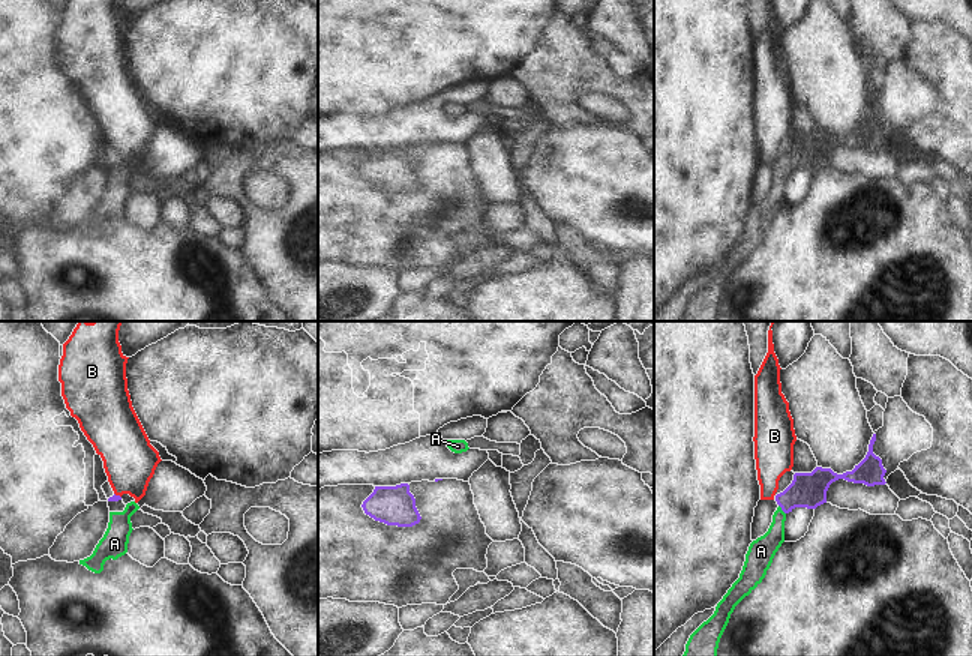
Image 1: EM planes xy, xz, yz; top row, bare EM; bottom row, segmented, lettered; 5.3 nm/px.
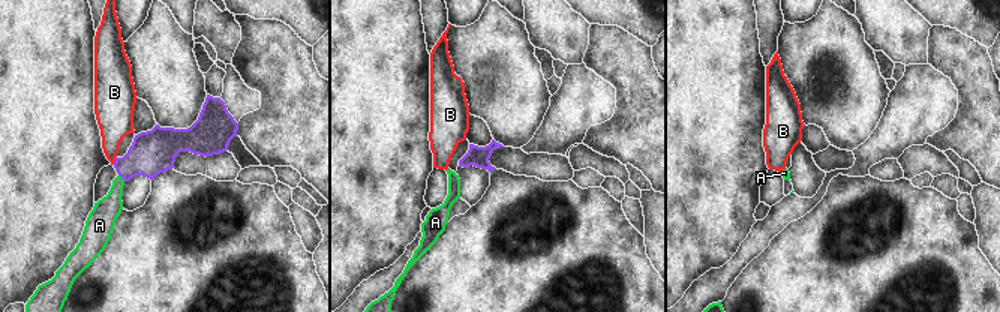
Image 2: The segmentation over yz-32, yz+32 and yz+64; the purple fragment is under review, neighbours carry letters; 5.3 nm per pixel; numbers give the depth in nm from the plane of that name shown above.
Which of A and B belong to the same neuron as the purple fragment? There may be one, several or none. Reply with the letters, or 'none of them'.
A

